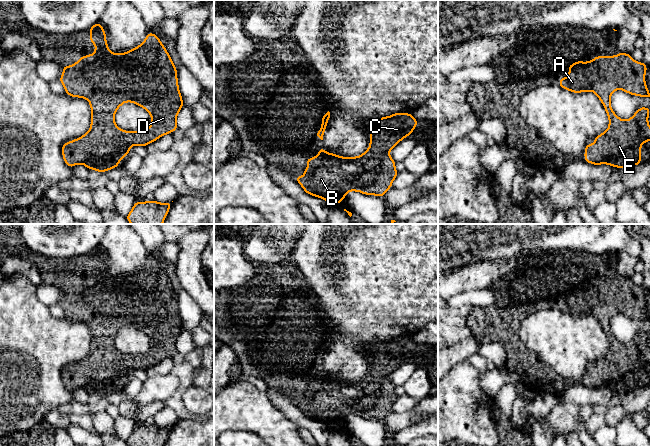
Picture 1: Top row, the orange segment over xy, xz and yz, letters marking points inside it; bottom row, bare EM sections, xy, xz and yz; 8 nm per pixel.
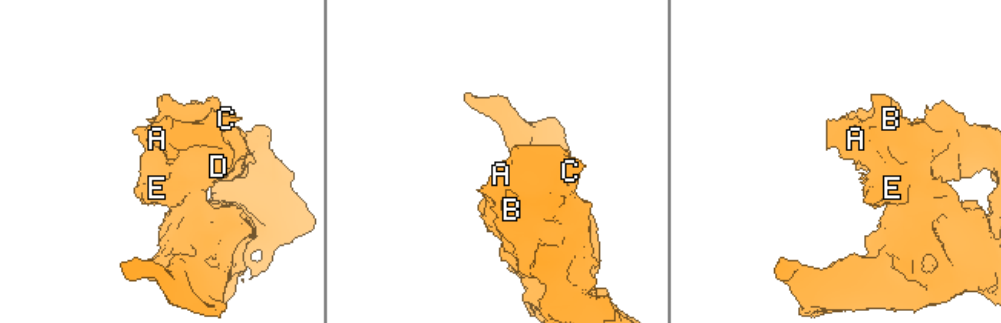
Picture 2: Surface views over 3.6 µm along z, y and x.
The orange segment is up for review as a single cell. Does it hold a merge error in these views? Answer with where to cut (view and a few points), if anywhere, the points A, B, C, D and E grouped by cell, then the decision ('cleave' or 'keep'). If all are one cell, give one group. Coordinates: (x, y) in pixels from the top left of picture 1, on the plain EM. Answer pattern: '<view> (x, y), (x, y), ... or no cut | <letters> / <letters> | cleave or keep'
no cut | A B C D E | keep

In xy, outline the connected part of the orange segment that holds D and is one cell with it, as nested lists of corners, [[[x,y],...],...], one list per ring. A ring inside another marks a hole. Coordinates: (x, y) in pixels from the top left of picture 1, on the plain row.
[[[100,247],[93,249],[90,253],[90,265],[96,273],[92,279],[82,280],[75,288],[63,290],[63,298],[60,306],[63,308],[66,317],[72,321],[85,322],[91,331],[91,351],[86,358],[73,365],[69,365],[62,370],[64,386],[72,392],[76,388],[83,388],[89,394],[94,393],[99,397],[116,392],[121,383],[130,375],[130,371],[140,369],[145,371],[161,360],[172,357],[178,353],[176,341],[180,333],[184,330],[179,315],[177,294],[170,279],[166,275],[158,260],[148,256],[143,267],[132,274],[116,278],[108,273],[106,258]],[[125,326],[133,326],[143,331],[151,339],[152,347],[148,353],[139,355],[124,355],[116,350],[115,337]]]

